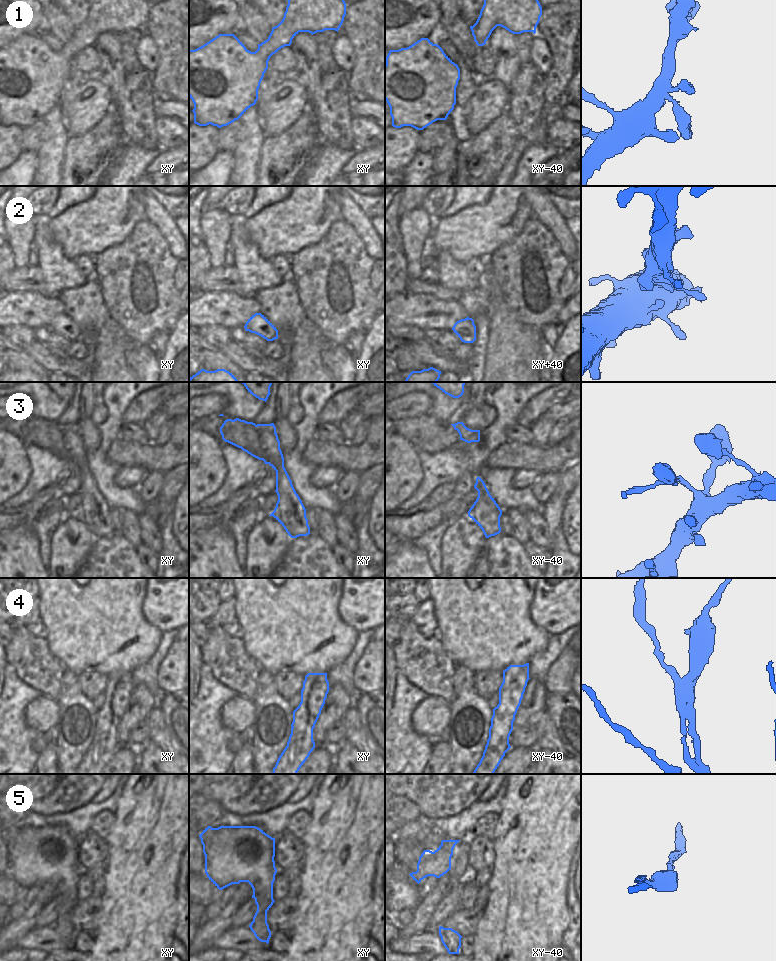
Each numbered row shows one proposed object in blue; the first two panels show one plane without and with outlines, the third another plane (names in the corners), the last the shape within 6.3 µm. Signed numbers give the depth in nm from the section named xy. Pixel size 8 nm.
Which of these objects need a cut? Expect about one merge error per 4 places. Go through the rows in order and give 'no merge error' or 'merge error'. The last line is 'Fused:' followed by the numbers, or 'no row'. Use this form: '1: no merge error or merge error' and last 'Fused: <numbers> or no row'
1: no merge error
2: no merge error
3: merge error
4: merge error
5: no merge error
Fused: 3, 4

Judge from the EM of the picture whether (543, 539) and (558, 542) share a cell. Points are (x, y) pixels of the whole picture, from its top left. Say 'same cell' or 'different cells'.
different cells

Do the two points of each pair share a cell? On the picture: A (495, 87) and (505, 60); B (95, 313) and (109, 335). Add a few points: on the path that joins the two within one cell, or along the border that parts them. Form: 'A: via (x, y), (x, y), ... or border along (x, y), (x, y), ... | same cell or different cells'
A: border along (492, 77), (499, 80), (507, 88) | different cells
B: border along (110, 317), (96, 336), (96, 343), (94, 345) | different cells

